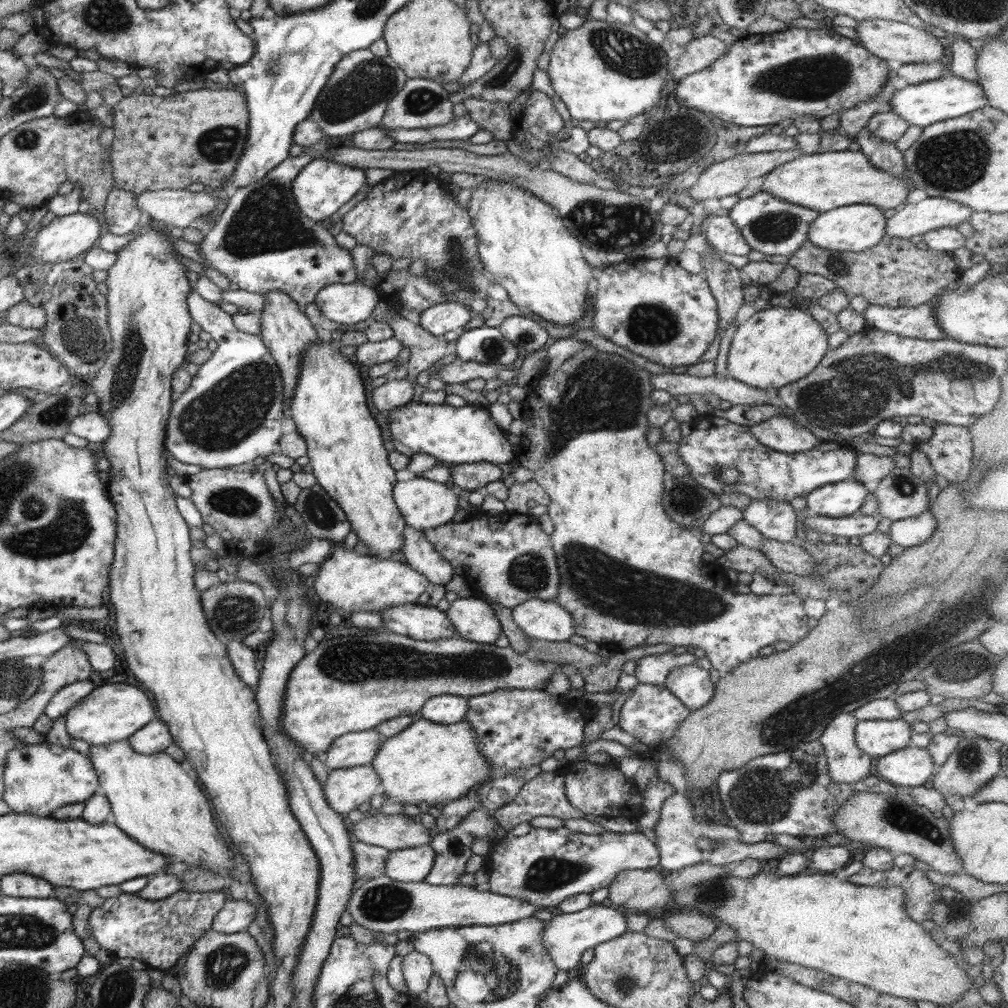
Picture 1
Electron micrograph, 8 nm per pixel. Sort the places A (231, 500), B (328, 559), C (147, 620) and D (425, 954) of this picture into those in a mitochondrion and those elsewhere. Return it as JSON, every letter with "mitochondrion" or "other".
{"A":"mitochondrion","B":"other","C":"other","D":"other"}

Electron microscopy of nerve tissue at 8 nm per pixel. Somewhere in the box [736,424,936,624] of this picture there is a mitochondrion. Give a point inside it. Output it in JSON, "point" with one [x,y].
{"point":[905,485]}

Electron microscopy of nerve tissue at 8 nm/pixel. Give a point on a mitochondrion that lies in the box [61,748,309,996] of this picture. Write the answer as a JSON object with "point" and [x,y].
{"point":[222,966]}

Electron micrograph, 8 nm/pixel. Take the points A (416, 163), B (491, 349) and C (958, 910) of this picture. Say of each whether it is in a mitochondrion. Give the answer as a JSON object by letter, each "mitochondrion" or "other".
{"A":"other","B":"mitochondrion","C":"other"}

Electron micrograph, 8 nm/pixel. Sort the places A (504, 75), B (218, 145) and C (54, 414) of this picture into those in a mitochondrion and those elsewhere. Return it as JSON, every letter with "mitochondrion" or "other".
{"A":"mitochondrion","B":"mitochondrion","C":"mitochondrion"}

